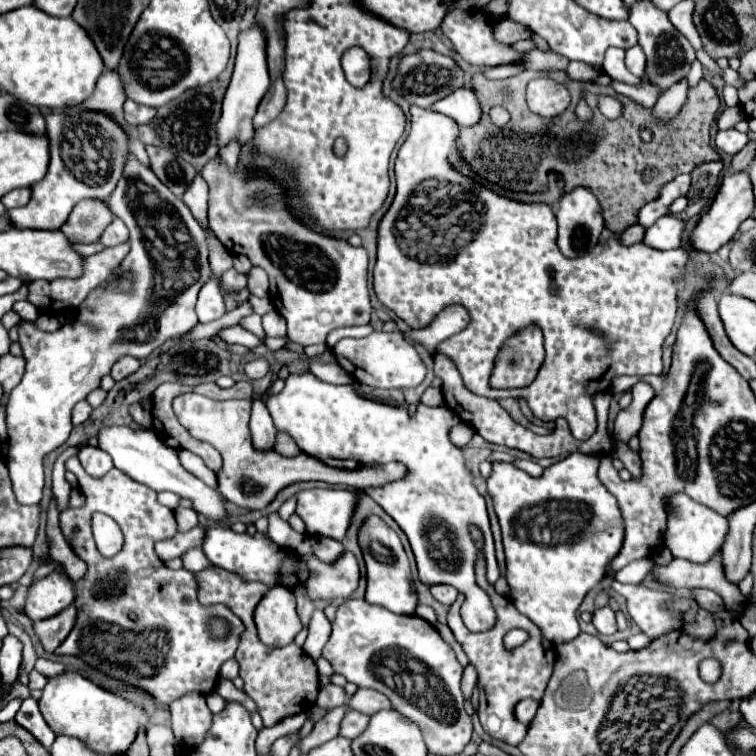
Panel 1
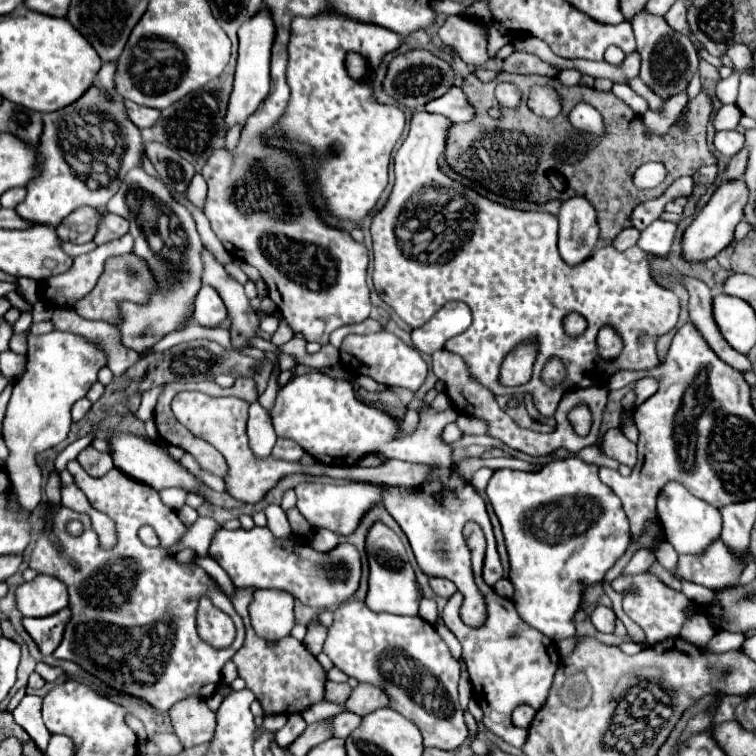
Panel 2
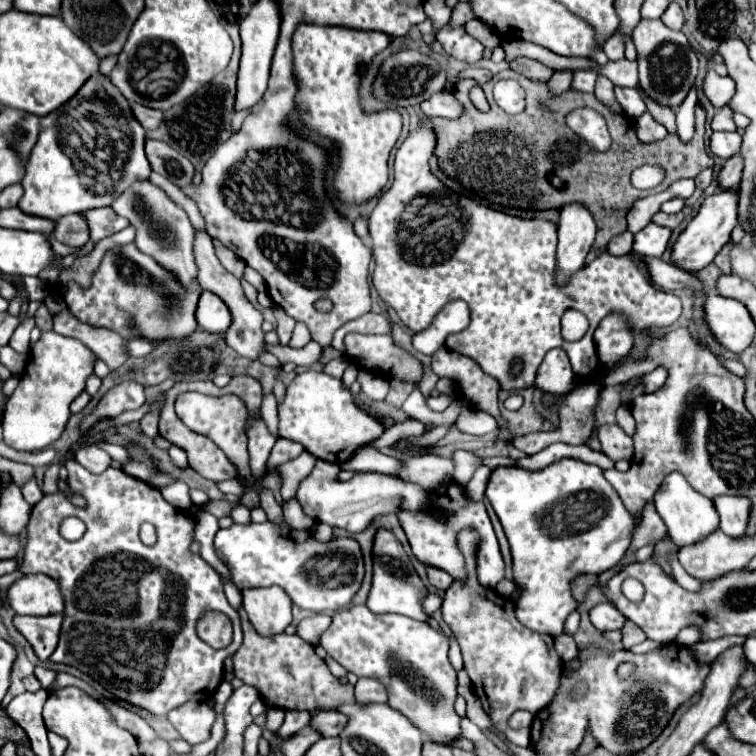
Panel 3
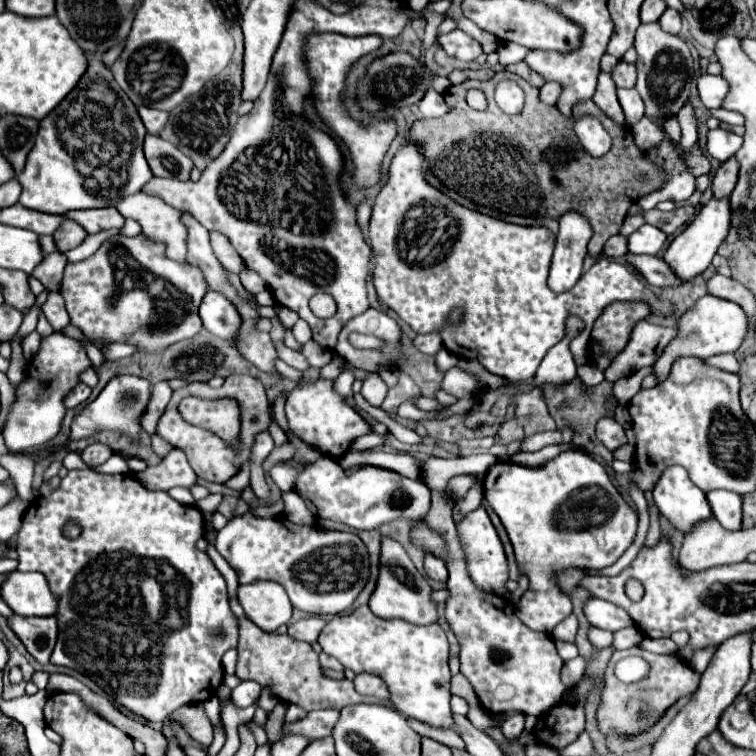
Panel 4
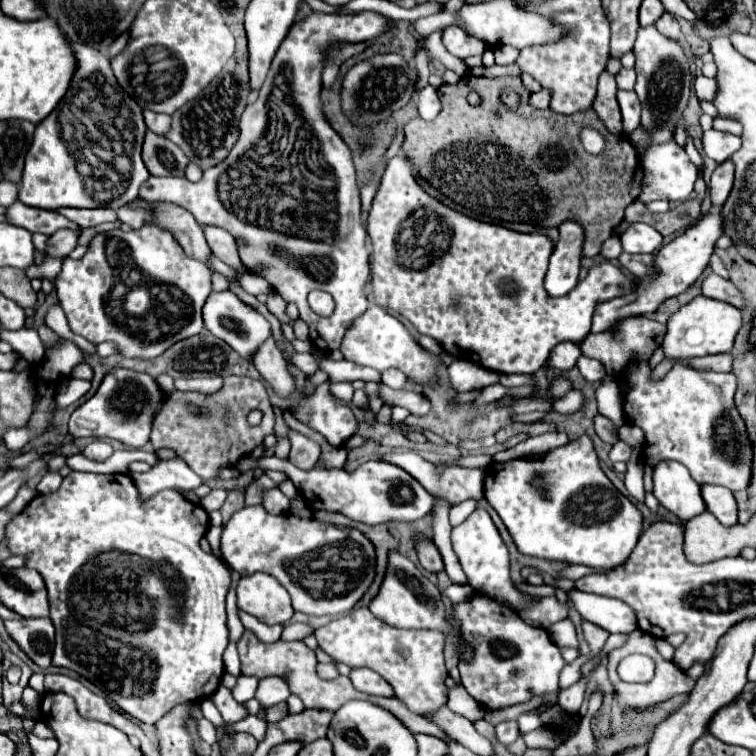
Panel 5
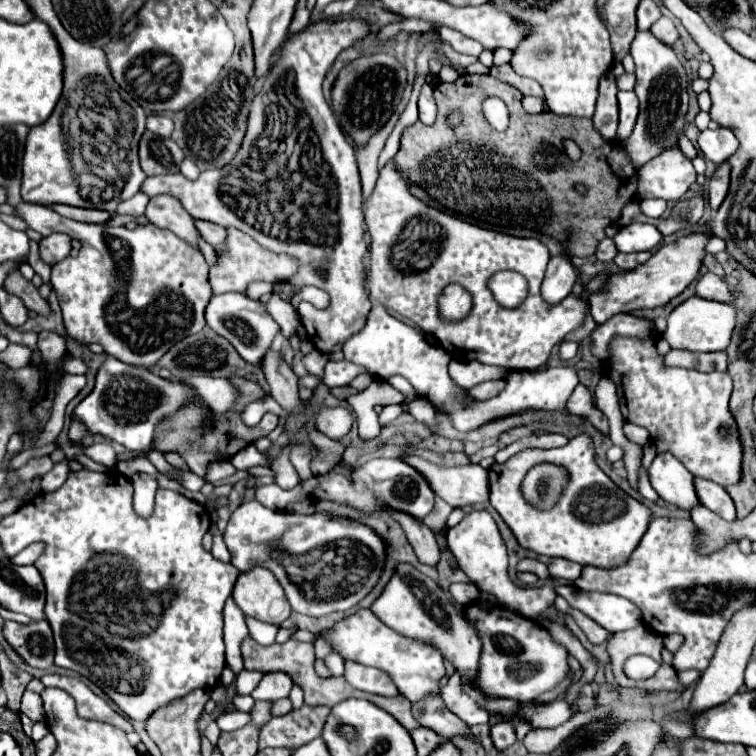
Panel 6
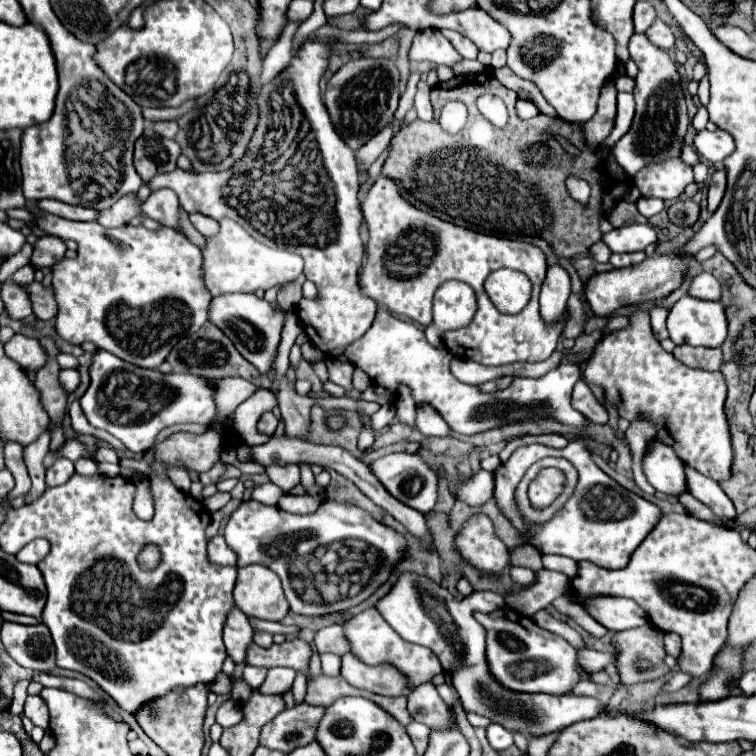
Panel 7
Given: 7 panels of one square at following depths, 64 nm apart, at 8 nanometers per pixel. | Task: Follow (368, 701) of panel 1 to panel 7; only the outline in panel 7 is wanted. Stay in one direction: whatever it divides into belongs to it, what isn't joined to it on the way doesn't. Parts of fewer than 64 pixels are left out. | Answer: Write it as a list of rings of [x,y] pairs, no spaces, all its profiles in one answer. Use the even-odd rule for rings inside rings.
[[[348,652],[342,656],[342,676],[356,688],[384,696],[406,696],[410,690],[408,678],[392,664],[364,664],[356,654]]]

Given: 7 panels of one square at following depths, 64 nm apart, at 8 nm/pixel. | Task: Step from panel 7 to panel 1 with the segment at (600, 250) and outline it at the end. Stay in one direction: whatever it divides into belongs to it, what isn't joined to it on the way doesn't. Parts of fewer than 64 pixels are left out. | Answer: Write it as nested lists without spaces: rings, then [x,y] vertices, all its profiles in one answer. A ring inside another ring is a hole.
[[[634,224],[634,226],[630,226],[628,230],[624,230],[624,232],[620,234],[620,242],[622,242],[624,246],[630,246],[630,244],[636,244],[636,242],[642,242],[644,232],[646,232],[644,226]]]

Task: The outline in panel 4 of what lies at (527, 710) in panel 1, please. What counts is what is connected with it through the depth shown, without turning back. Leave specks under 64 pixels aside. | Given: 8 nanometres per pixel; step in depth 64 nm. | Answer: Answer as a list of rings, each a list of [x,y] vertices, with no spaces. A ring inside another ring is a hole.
[[[512,714],[512,716],[508,716],[500,724],[500,730],[502,730],[502,734],[504,734],[506,740],[514,742],[522,734],[522,730],[524,730],[524,714]]]

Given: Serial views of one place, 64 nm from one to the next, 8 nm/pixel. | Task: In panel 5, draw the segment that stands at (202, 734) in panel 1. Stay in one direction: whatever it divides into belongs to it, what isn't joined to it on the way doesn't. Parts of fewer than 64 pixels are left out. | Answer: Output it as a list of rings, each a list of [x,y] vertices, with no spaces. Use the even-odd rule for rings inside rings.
[[[200,718],[198,724],[200,724],[200,736],[208,744],[216,744],[216,728],[214,728],[214,724],[210,720],[206,720],[206,718]]]

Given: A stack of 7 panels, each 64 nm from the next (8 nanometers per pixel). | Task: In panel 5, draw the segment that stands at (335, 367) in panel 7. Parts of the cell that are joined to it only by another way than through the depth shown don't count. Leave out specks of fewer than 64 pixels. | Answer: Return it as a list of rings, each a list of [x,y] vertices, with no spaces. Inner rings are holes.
[[[314,348],[312,352],[320,354],[322,360],[320,360],[320,368],[328,374],[328,382],[330,384],[336,384],[336,382],[354,382],[354,380],[360,380],[364,378],[364,368],[362,366],[356,366],[348,360],[340,360],[340,362],[334,362],[326,356],[326,352],[320,352],[318,348]]]

